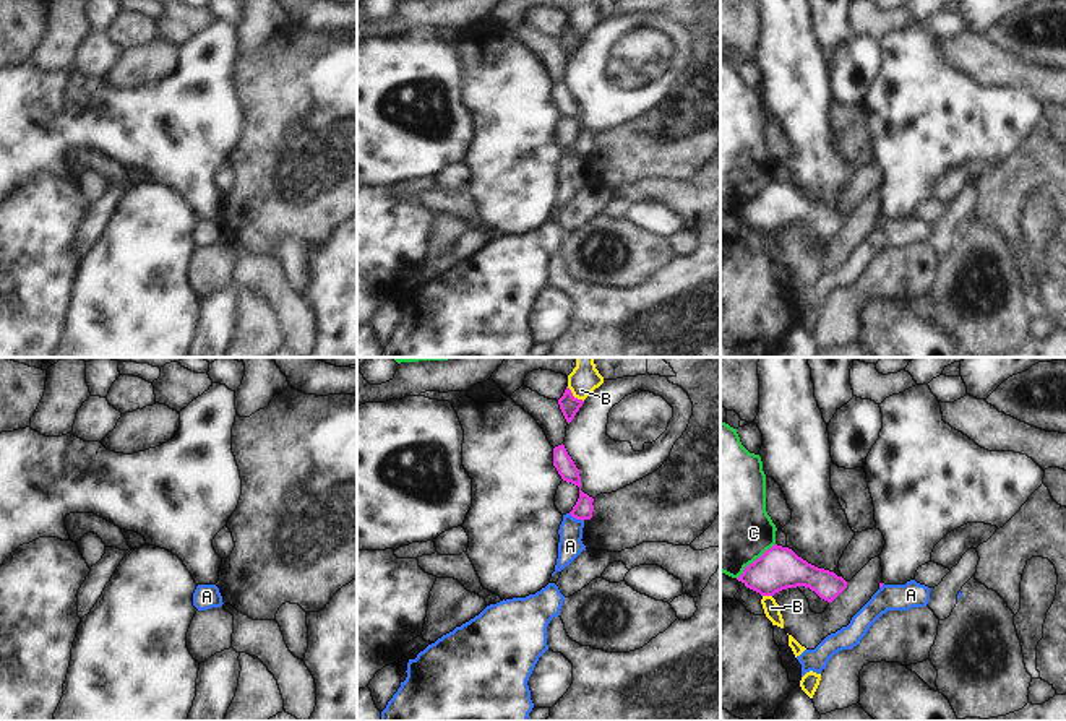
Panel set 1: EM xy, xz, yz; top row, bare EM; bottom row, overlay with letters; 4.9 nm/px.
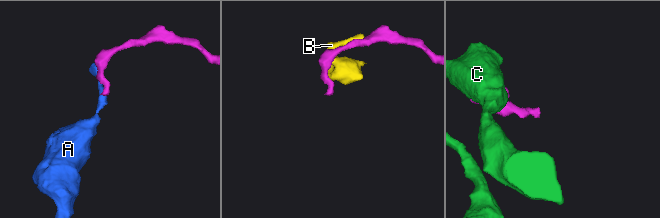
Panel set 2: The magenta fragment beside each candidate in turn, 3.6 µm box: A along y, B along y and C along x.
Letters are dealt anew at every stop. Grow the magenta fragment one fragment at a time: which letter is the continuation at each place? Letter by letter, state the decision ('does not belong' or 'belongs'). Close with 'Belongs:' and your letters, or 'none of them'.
A: does not belong
B: does not belong
C: does not belong
Belongs: none of them

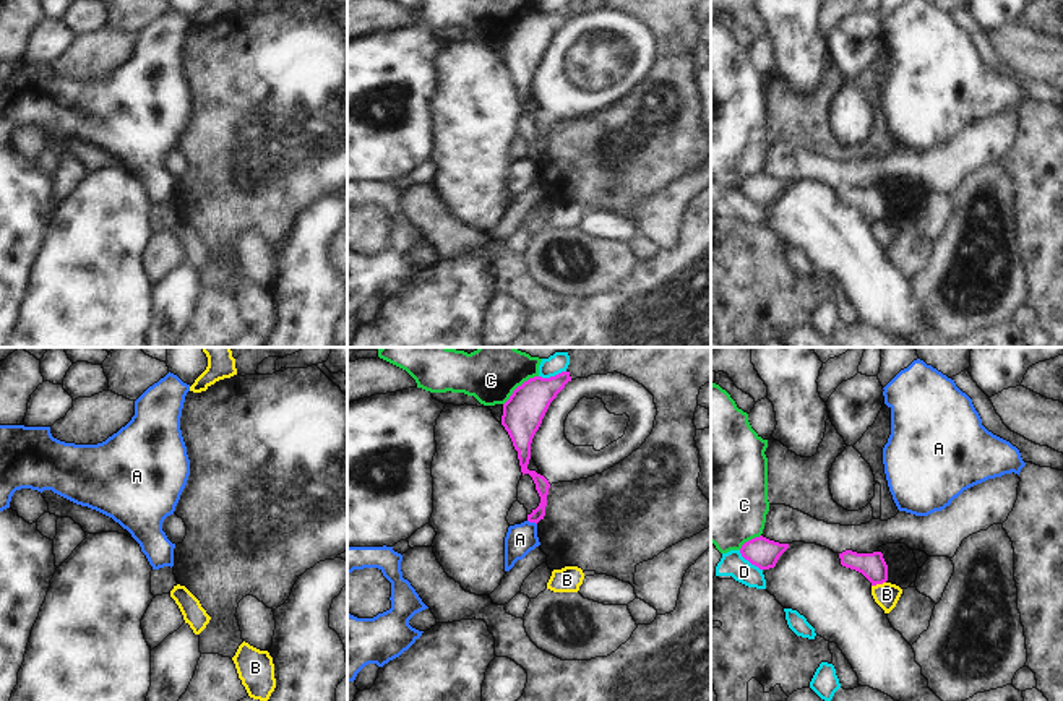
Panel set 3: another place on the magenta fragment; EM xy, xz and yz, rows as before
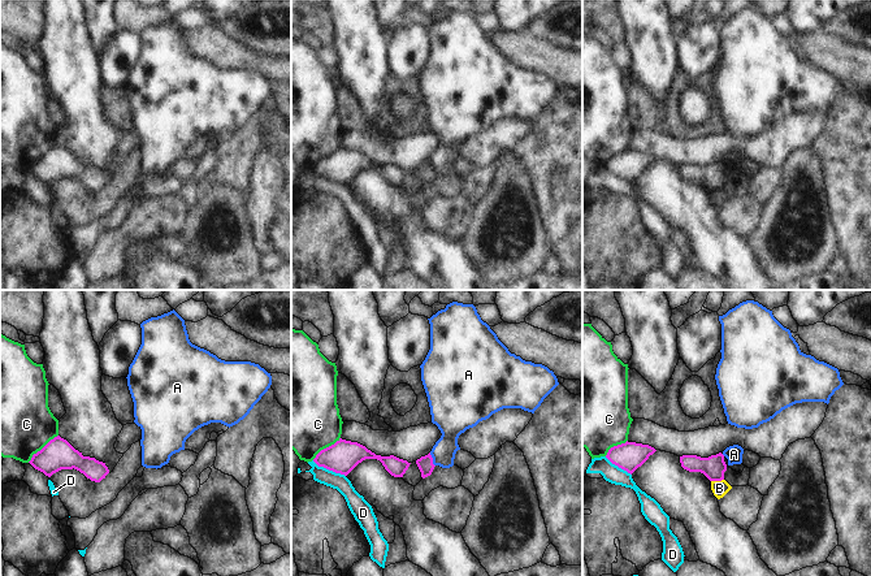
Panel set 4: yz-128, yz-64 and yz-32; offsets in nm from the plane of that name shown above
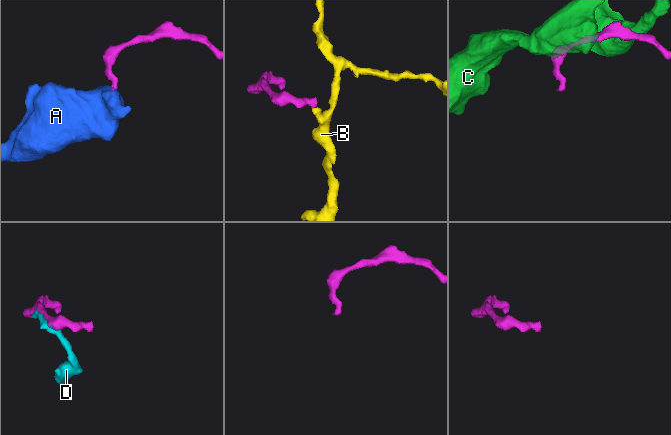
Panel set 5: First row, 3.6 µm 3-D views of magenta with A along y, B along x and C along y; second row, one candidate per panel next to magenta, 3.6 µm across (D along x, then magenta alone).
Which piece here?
A: does not belong
B: does not belong
C: does not belong
D: does not belong
Belongs: none of them

